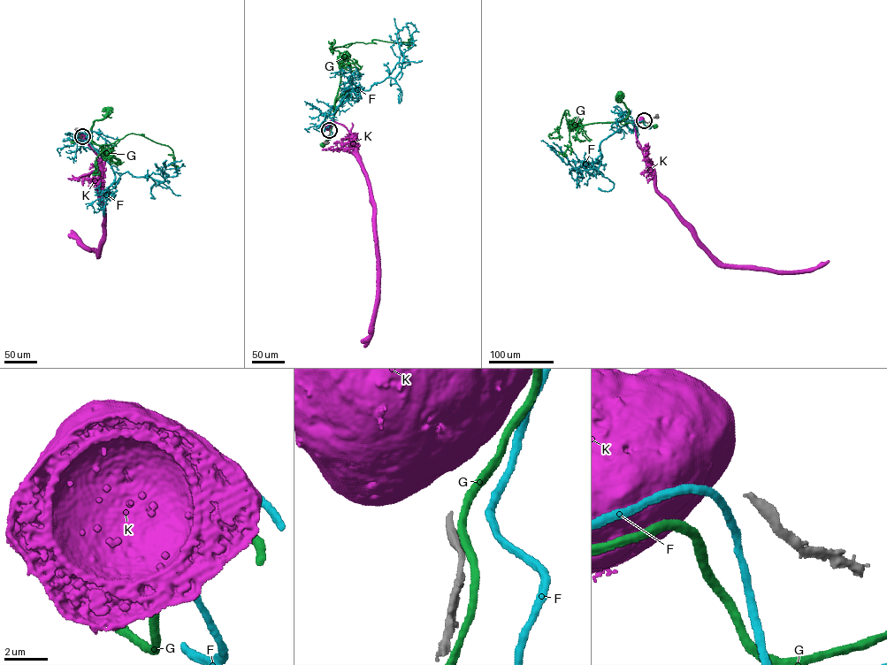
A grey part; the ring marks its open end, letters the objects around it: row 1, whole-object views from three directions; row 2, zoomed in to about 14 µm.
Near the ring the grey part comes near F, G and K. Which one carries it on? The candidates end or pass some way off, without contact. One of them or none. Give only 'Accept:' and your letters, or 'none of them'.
Accept: none of them

